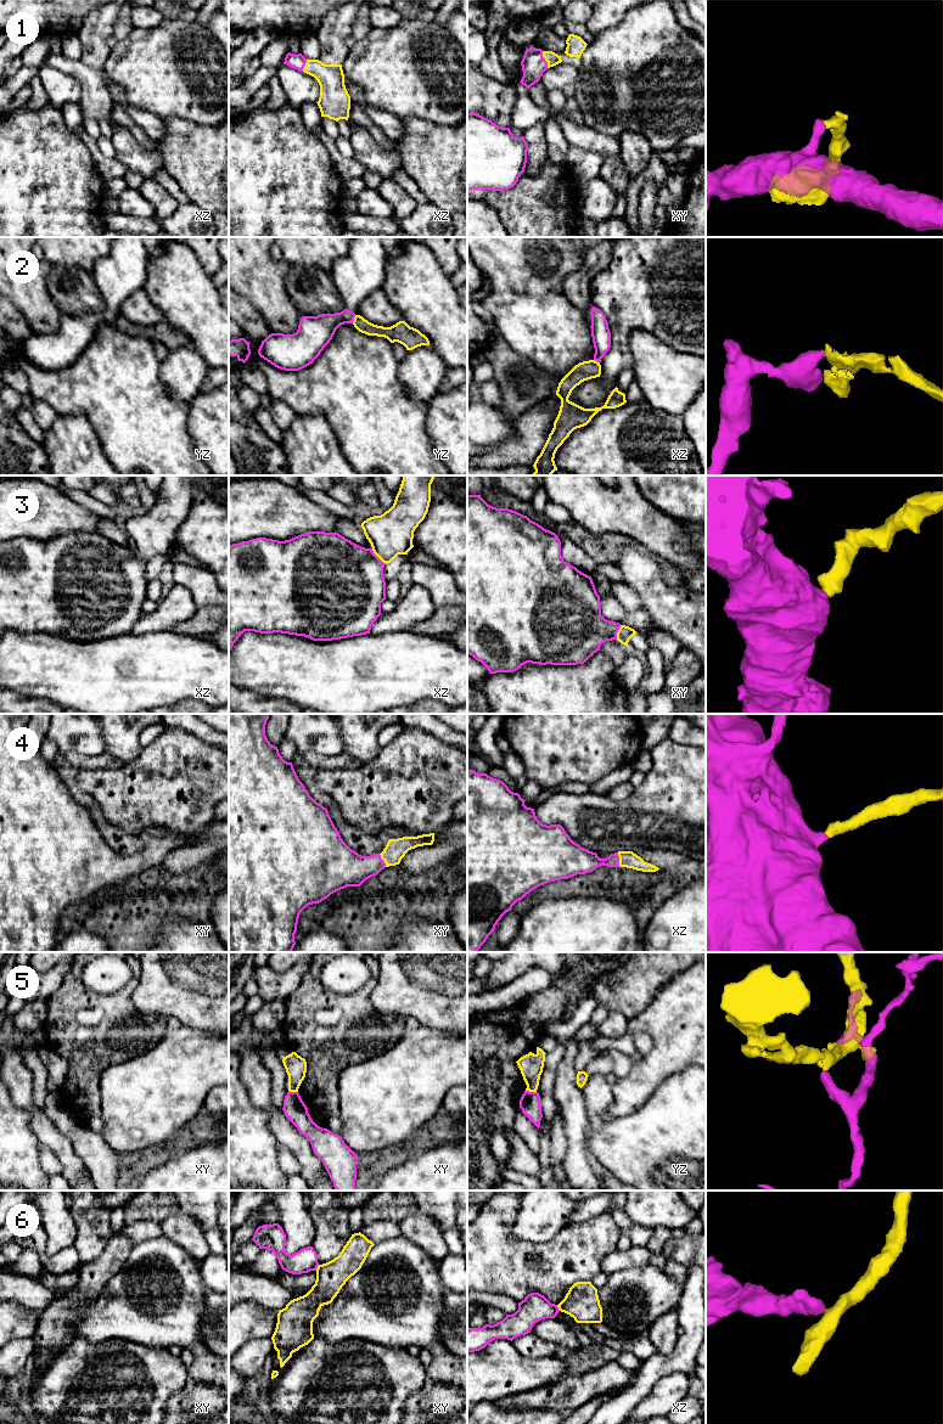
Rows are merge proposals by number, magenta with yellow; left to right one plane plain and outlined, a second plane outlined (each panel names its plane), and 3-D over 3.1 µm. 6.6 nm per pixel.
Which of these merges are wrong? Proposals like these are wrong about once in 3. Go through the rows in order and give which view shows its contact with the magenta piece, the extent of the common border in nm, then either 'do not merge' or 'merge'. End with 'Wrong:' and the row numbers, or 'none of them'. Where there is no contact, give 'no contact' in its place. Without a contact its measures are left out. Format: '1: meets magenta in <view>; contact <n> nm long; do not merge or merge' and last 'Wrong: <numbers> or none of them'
1: meets magenta in xy; contact 120 nm long; merge
2: meets magenta in yz; contact 60 nm long; do not merge
3: meets magenta in xz; contact 140 nm long; merge
4: meets magenta in xy; contact 100 nm long; merge
5: meets magenta in yz; contact 70 nm long; do not merge
6: meets magenta in xy; contact 50 nm long; do not merge
Wrong: 2, 5, 6

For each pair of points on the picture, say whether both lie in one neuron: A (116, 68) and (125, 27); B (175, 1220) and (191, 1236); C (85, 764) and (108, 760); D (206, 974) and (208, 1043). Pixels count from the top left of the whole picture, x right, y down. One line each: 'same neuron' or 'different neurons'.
A: different neurons
B: same neuron
C: same neuron
D: different neurons

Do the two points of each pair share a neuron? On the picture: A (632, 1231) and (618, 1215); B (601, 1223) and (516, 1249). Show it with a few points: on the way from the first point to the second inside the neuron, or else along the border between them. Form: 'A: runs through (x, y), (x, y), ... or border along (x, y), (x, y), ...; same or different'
A: runs through (628, 1227), (621, 1219); same
B: runs through (581, 1242), (571, 1251), (537, 1251); same

